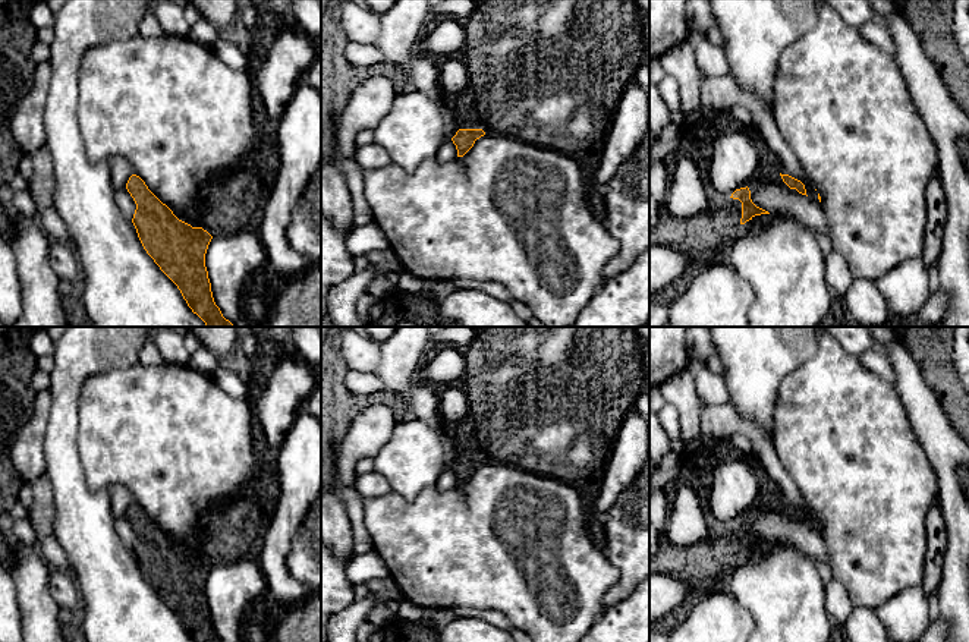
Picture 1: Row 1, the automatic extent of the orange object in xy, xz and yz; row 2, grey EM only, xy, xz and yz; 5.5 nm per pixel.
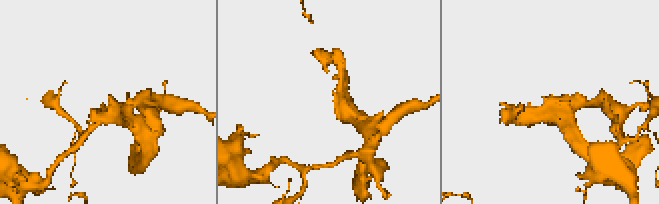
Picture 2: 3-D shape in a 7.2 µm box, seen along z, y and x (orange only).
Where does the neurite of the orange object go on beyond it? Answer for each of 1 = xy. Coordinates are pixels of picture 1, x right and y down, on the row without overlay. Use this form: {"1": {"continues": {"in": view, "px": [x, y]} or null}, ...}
{"1": {"continues": null}}

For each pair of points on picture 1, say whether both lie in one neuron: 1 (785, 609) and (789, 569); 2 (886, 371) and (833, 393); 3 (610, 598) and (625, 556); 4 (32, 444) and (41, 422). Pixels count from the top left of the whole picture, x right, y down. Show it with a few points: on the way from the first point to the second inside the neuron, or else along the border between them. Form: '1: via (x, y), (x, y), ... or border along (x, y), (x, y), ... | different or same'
1: via (785, 598), (785, 579) | same
2: border along (858, 356), (867, 368), (893, 386) | different
3: via (620, 588), (626, 582), (626, 566) | same
4: via (32, 438), (35, 428) | same

